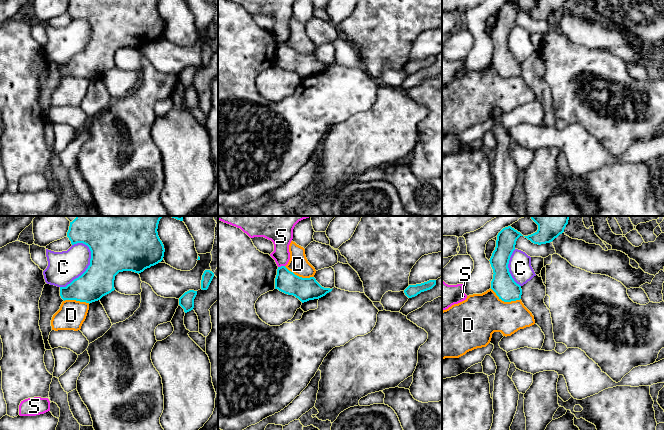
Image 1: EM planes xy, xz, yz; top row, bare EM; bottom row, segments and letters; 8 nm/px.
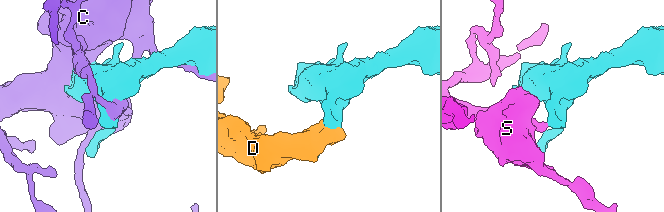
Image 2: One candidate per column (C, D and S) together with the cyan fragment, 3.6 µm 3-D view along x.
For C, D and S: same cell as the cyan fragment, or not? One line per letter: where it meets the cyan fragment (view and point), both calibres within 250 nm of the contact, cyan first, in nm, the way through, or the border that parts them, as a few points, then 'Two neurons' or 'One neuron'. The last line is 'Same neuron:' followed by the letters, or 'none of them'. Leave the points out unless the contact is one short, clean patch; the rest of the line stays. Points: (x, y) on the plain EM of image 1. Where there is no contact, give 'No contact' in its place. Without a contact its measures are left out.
C: Touches cyan at xy (86, 46). Thickness 340 nm (cyan) against 260 nm. Two neurons
D: Touches cyan at yz (505, 77). Thickness 180 nm (cyan) against 360 nm. Boundary: yz (491, 64), (504, 77), (520, 75). Two neurons
S: Touches cyan at xz (281, 42). Thickness 180 nm (cyan) against 180 nm. Boundary: xz (284, 41), (278, 43). Two neurons
Same neuron: none of them

